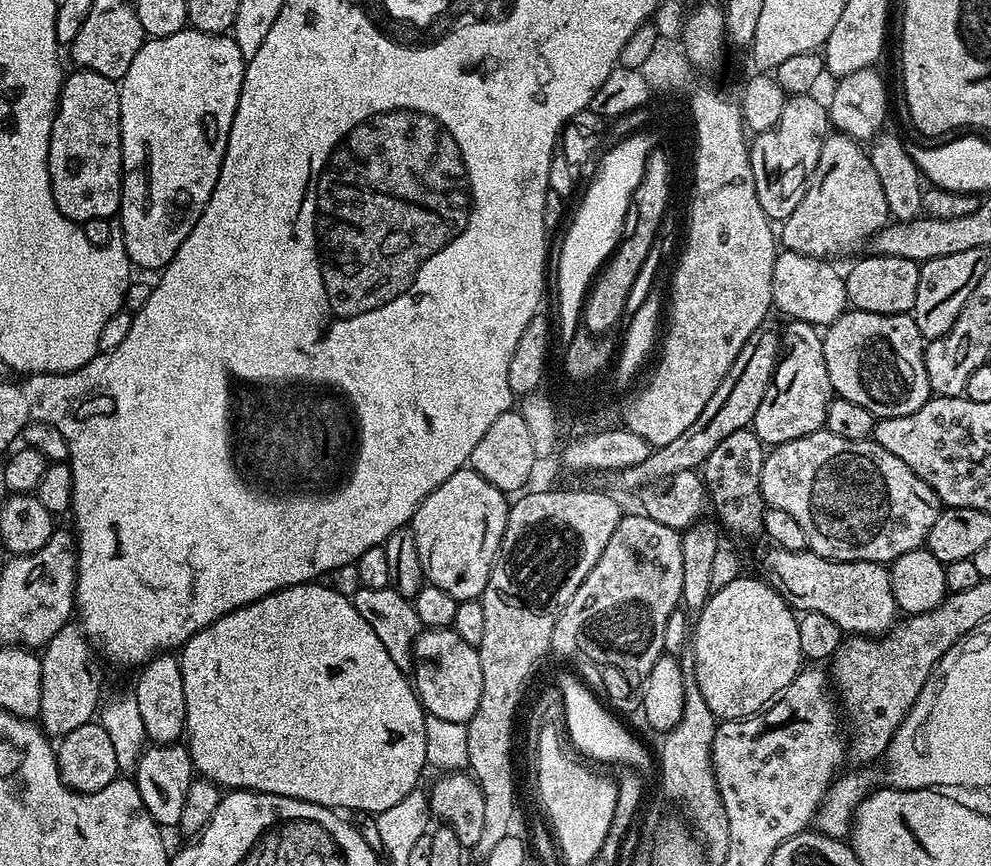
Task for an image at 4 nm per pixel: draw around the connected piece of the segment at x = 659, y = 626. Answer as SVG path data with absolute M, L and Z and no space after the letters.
M621 515L606 550L602 550L602 558L594 562L594 570L586 574L554 626L551 651L569 660L577 668L579 679L597 680L605 697L633 699L664 652L666 618L681 603L680 538L677 529L662 526L649 516Z

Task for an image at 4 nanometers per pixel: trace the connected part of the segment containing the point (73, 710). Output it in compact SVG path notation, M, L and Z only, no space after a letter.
M76 622L62 626L62 630L58 630L39 653L42 690L38 724L49 737L59 738L70 734L70 730L78 730L78 726L93 723L102 704L100 664L95 655L93 645Z

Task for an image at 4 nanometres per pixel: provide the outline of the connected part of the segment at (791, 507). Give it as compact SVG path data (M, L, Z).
M827 430L806 434L802 438L794 438L785 444L775 445L764 457L760 489L765 505L778 510L786 510L786 514L791 514L798 522L798 526L802 526L802 534L806 534L808 548L822 558L831 560L865 560L870 563L887 565L889 562L897 560L902 554L921 547L927 541L930 526L934 526L934 522L940 517L942 511L938 494L934 494L934 490L930 490L930 486L926 486L926 482L922 482L922 478L918 478L918 474L914 474L914 470L910 470L910 466L906 466L906 462L902 462L902 458L894 458L894 454L890 454L890 450L886 450L881 444L876 443L875 439L838 438L838 434Z

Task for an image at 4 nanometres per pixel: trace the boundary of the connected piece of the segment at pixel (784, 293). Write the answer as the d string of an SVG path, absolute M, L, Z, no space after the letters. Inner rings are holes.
M781 251L774 262L772 279L772 303L775 311L785 312L785 317L807 324L827 326L834 323L849 307L849 302L844 276L832 264L835 263L819 256Z

